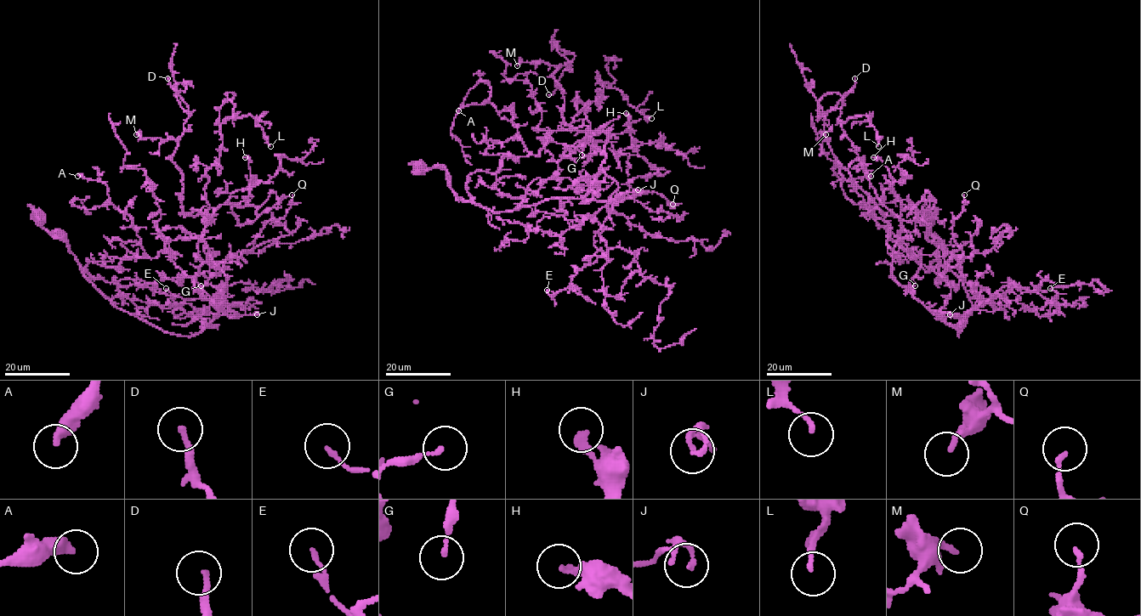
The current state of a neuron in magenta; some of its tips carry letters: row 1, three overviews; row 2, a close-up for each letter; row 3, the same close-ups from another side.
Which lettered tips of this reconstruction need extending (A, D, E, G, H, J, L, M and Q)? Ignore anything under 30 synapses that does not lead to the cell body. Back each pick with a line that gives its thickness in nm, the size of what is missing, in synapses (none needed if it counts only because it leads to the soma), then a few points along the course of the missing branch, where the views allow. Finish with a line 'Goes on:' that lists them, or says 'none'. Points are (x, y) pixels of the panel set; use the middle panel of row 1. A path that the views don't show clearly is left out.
Goes on: none

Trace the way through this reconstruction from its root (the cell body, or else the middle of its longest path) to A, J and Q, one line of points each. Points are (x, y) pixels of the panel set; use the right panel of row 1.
A: (929, 219), (973, 305), (958, 336), (894, 279), (886, 241), (916, 257), (845, 195), (841, 181), (871, 176)
J: (929, 219), (926, 238), (955, 257), (973, 305), (958, 336), (953, 325), (931, 310), (950, 314)
Q: (929, 219), (973, 305), (958, 336), (931, 310), (962, 259), (964, 194)

